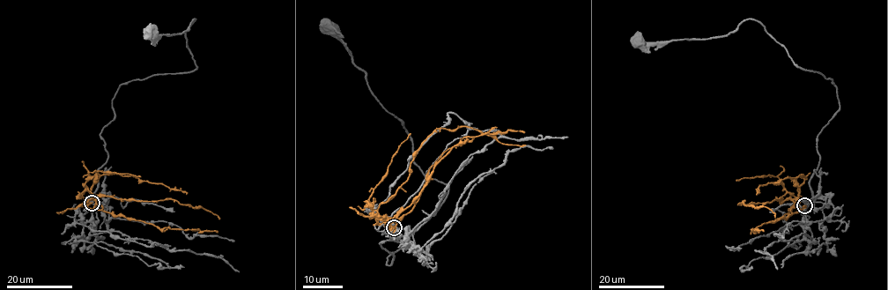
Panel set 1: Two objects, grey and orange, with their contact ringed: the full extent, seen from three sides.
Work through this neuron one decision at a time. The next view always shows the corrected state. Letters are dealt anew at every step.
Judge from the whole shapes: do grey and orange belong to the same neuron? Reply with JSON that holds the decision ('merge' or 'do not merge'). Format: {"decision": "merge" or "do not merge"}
{"decision": "merge"}

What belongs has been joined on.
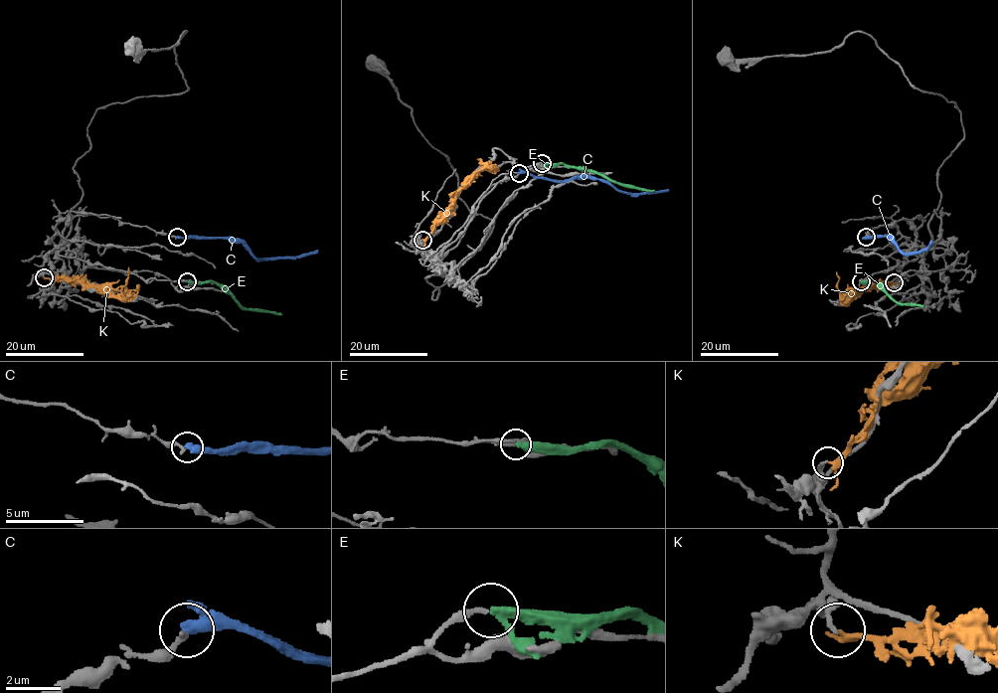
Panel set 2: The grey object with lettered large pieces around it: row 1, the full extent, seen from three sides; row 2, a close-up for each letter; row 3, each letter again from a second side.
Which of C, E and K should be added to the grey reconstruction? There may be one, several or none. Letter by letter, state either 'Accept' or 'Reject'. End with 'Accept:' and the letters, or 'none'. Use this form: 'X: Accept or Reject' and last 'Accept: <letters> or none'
C: Reject
E: Reject
K: Reject
Accept: none

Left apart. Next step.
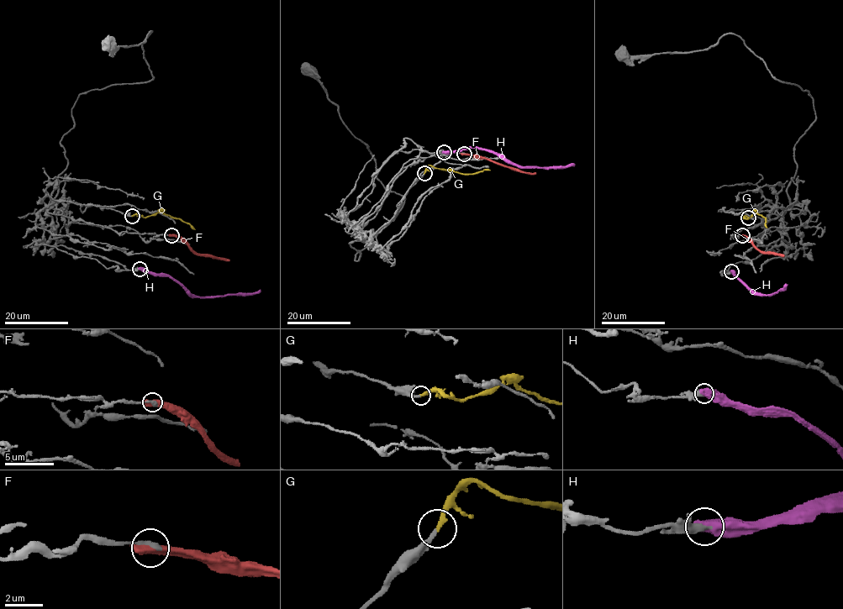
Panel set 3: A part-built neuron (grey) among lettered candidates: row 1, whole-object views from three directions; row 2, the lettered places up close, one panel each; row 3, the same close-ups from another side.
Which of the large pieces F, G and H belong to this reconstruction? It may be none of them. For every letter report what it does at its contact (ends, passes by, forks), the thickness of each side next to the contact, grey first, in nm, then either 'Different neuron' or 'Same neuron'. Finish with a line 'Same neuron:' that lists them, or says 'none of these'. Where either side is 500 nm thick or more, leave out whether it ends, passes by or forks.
F: Thickness 320 nm (grey) against 600 nm. Different neuron
G: It ends there. Thickness 220 nm (grey) against 240 nm. Same neuron
H: Thickness 460 nm (grey) against 700 nm. Different neuron
Same neuron: G

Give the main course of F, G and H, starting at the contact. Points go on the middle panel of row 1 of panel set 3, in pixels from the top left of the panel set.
F: (463, 154), (488, 159), (524, 172), (535, 172)
G: (424, 173), (429, 165), (462, 174), (490, 170)
H: (444, 152), (481, 148), (523, 167), (565, 168), (574, 164)

